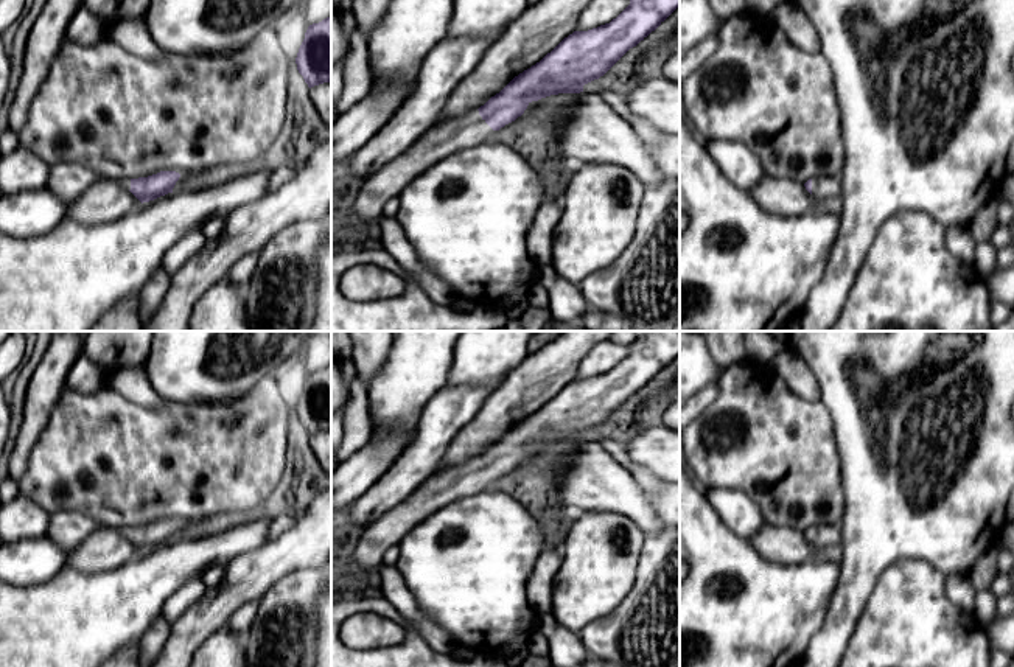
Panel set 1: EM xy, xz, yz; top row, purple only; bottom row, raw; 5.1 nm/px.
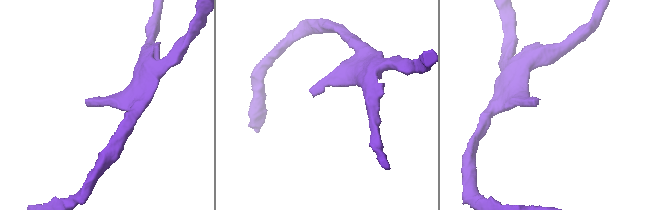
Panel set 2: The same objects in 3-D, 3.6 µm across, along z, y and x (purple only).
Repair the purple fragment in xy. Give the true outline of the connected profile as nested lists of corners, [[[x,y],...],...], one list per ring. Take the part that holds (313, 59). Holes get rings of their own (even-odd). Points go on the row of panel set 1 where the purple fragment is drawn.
[[[331,16],[308,26],[295,64],[309,89],[331,81]]]

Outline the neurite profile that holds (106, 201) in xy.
[[[98,179],[76,201],[67,202],[67,218],[82,224],[104,224],[135,211],[142,202],[118,180]]]

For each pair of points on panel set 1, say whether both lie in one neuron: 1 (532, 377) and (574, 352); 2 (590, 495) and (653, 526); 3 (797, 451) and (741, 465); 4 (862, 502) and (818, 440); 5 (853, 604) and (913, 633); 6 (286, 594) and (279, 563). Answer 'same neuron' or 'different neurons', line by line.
1: same neuron
2: same neuron
3: same neuron
4: different neurons
5: different neurons
6: different neurons

